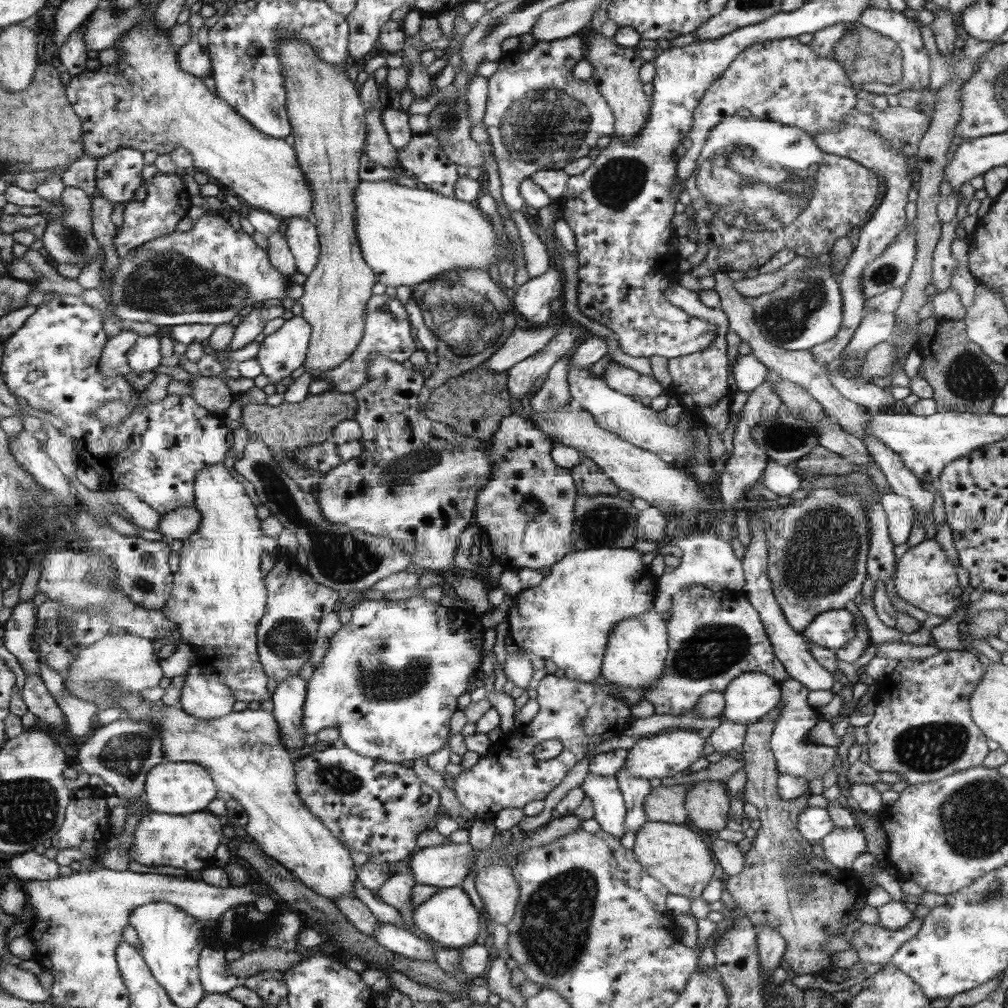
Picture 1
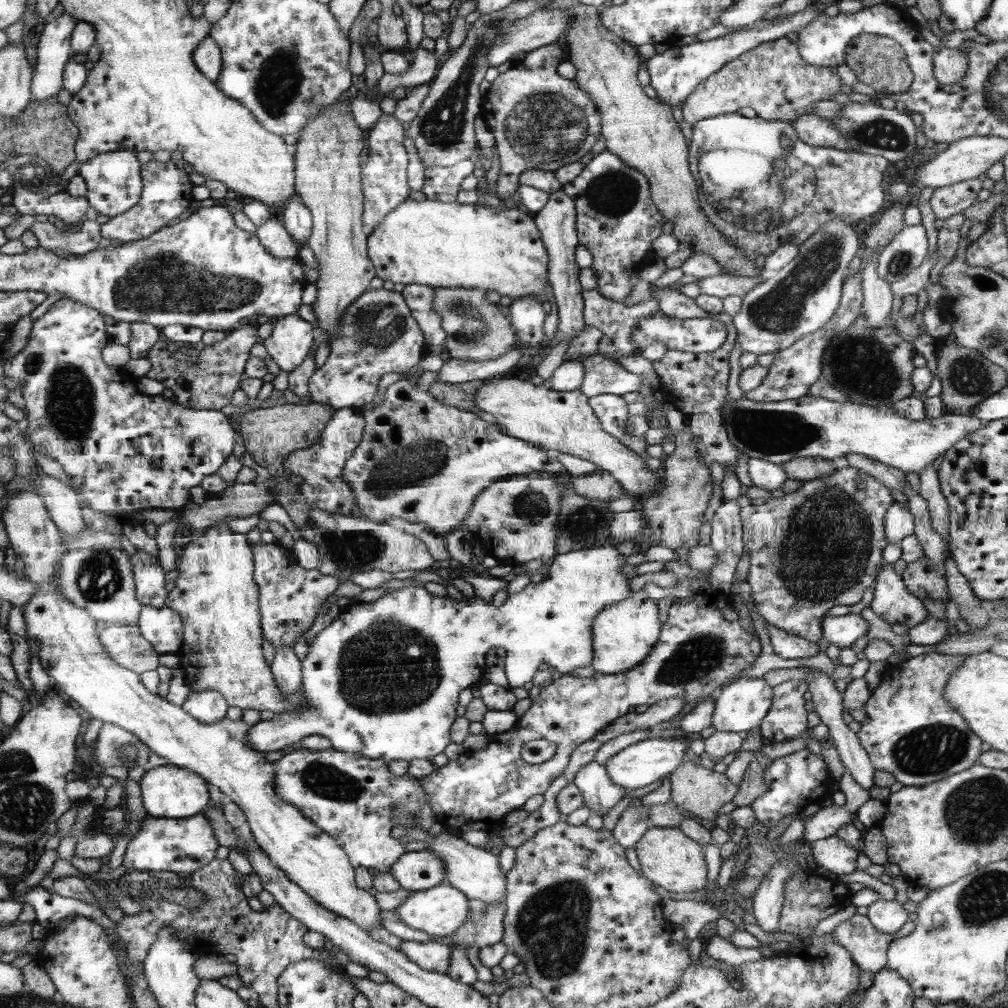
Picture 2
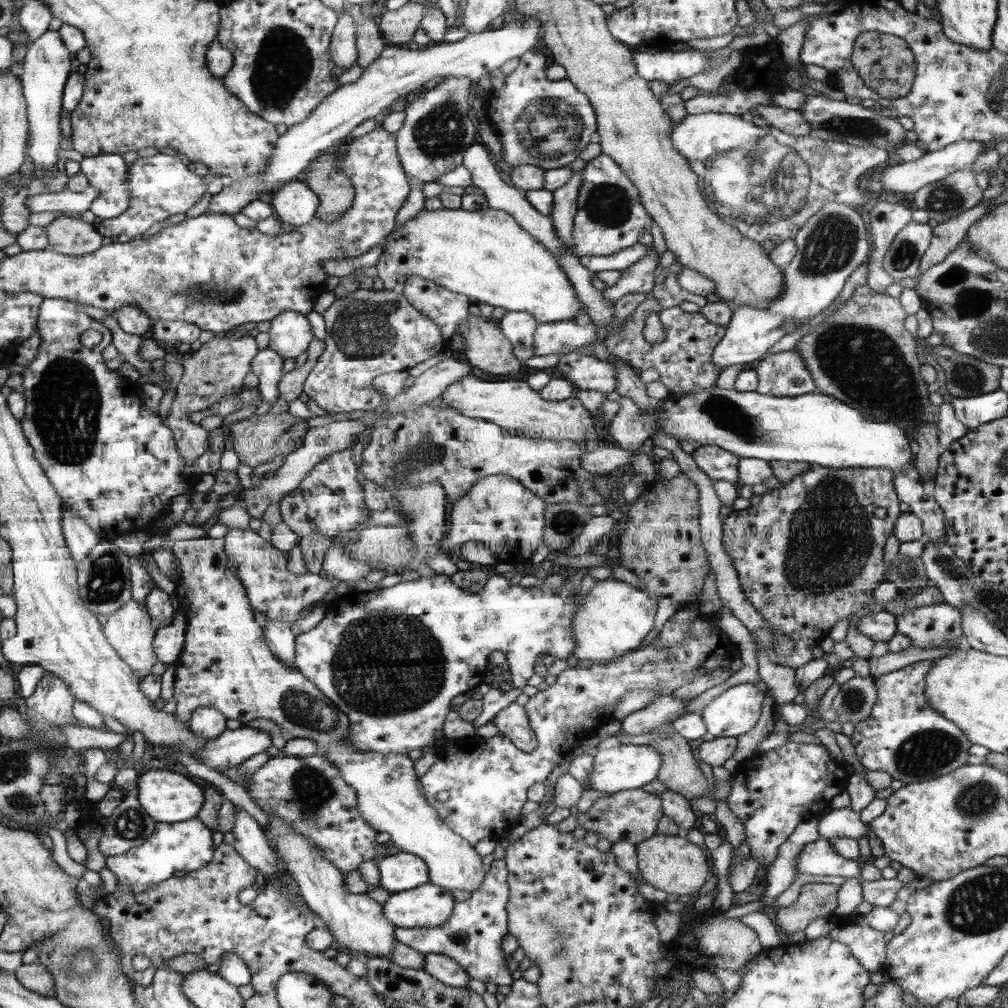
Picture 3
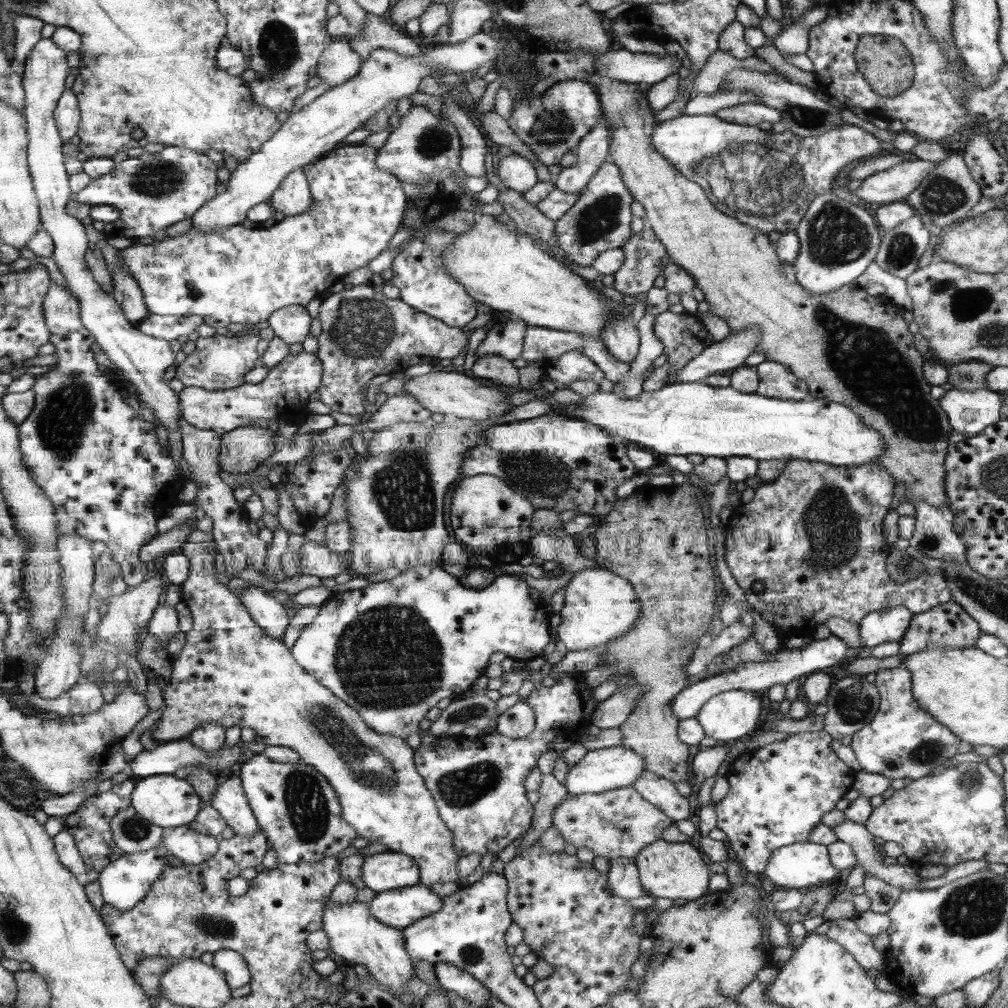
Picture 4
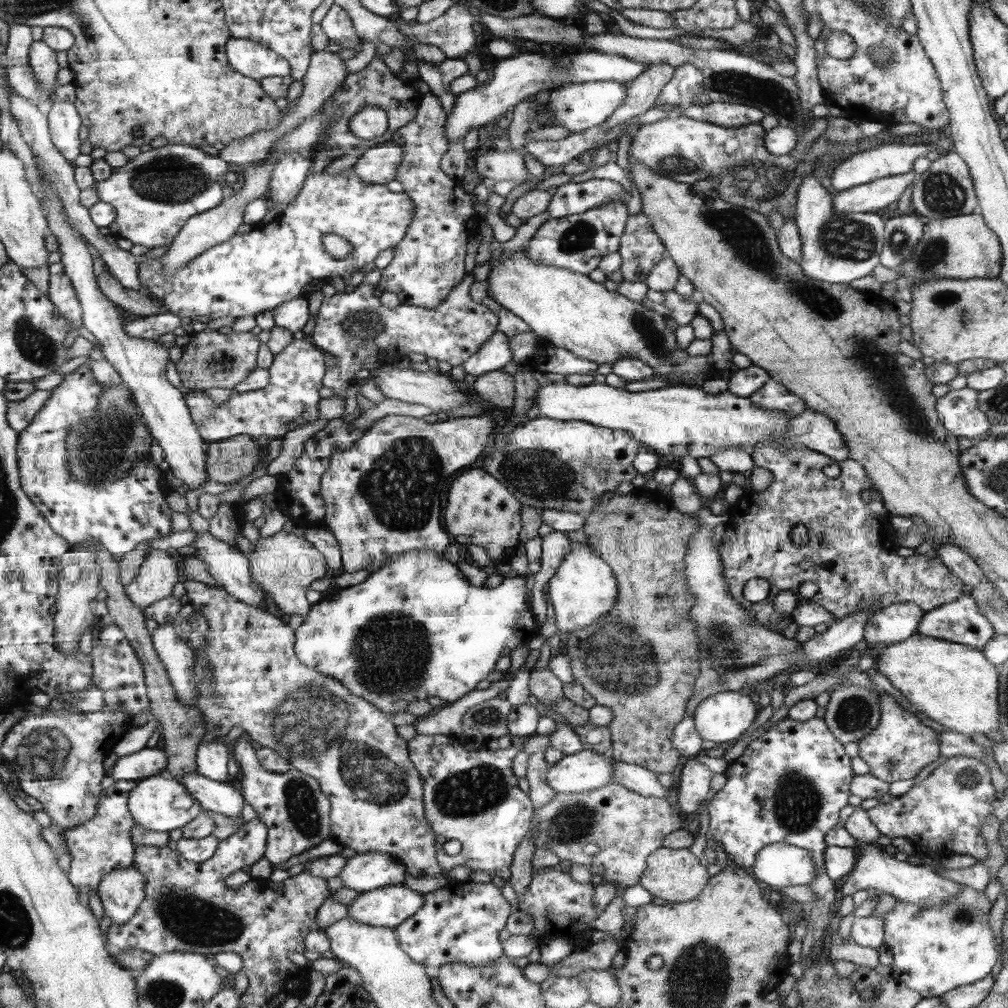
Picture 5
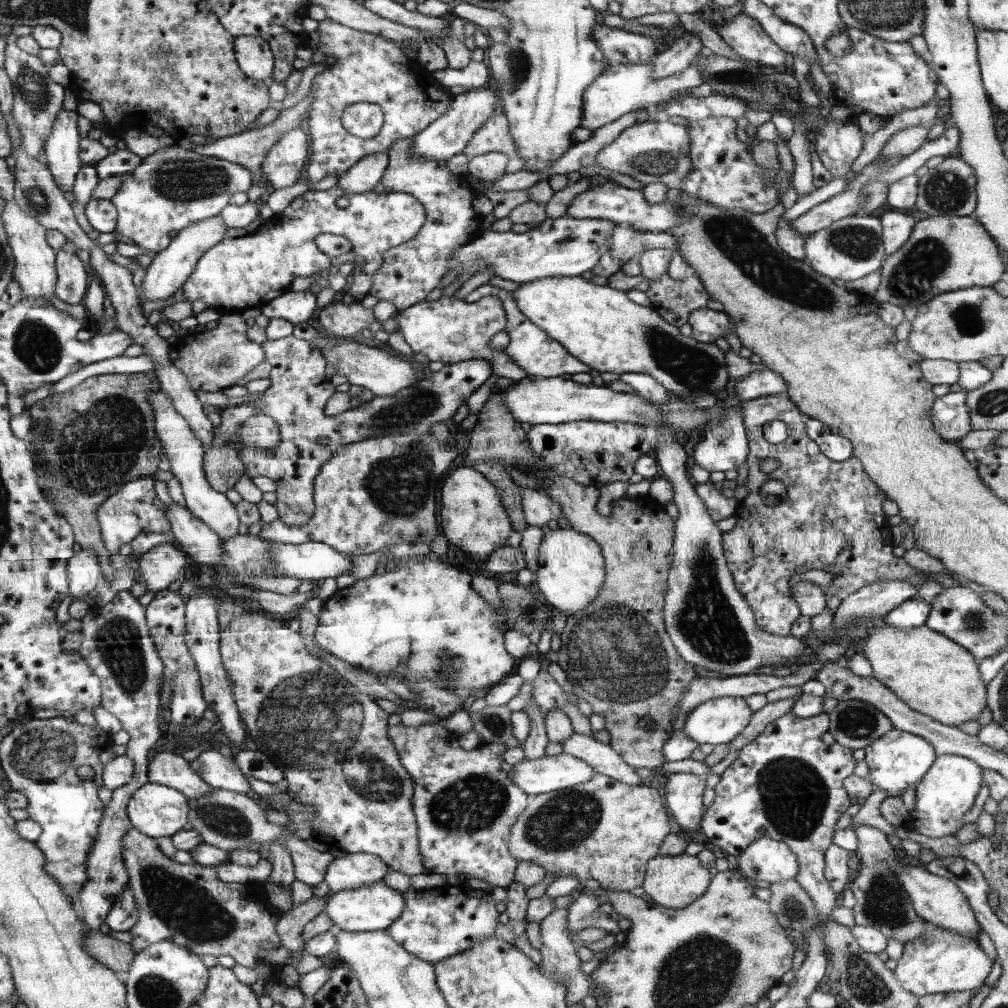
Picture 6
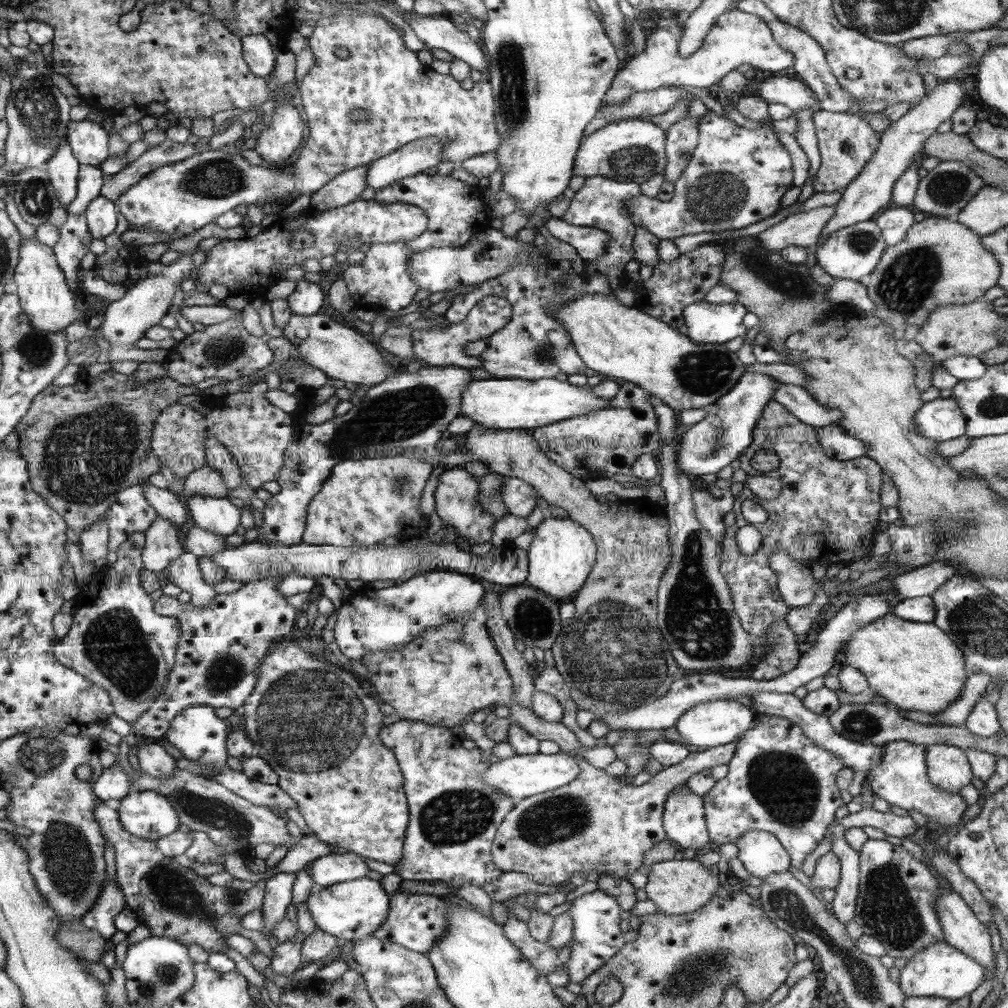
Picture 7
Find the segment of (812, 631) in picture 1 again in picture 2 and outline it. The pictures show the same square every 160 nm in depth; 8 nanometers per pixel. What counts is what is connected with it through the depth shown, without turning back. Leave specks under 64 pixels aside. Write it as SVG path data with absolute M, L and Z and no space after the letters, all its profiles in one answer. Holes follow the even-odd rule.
M847 613L843 616L825 616L821 627L824 640L827 640L828 644L844 648L851 647L858 638L864 636L871 623L867 616Z

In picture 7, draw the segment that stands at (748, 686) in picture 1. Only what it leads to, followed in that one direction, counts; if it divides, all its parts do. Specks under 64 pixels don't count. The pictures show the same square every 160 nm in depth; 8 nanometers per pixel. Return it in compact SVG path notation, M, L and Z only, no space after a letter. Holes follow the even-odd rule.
M734 699L704 702L689 708L678 720L675 726L679 741L684 744L694 744L706 748L717 747L734 742L740 738L755 722L756 712Z

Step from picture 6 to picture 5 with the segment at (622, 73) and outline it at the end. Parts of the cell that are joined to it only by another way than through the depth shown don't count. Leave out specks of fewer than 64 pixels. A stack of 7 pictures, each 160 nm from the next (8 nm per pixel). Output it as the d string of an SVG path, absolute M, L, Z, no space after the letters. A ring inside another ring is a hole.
M583 82L566 83L563 87L554 89L549 94L549 126L564 126L571 133L580 133L600 126L622 106L622 102L627 98L627 86L628 82Z

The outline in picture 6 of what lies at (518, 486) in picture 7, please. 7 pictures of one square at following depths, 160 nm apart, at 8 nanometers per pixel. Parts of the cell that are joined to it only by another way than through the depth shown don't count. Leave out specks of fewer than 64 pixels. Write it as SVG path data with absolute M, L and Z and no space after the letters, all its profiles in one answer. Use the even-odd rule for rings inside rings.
M524 489L521 491L521 501L529 526L546 526L550 520L563 516L562 507L546 492Z

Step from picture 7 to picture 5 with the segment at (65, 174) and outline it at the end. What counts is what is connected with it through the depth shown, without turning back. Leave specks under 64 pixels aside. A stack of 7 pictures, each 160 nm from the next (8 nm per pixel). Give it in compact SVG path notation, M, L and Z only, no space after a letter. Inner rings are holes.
M58 101L47 115L49 131L54 146L71 162L81 153L82 142L78 130L82 128L82 117L72 102Z

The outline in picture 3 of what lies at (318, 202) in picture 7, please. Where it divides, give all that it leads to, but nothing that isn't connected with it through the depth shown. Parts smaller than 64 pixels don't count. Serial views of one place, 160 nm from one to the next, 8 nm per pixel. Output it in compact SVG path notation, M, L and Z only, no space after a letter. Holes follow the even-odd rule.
M445 77L445 80L434 88L422 90L409 98L405 108L406 118L402 128L395 133L397 152L405 171L423 182L434 182L445 172L452 171L464 163L465 151L478 138L478 123L472 116L473 102L471 86L473 80L468 77Z

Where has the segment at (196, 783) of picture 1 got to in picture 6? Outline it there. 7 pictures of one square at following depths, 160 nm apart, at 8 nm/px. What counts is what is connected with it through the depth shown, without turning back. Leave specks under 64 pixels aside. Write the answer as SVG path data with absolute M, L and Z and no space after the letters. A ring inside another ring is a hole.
M149 781L130 798L126 805L126 814L133 828L158 840L161 836L174 836L188 824L190 812L188 800L190 799L179 790Z

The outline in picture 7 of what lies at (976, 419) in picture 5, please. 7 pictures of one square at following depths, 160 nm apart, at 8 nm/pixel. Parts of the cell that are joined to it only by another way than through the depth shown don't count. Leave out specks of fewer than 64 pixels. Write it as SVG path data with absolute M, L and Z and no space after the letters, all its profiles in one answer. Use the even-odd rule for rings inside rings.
M938 397L923 403L914 420L920 436L936 440L938 443L966 435L965 414L952 397Z

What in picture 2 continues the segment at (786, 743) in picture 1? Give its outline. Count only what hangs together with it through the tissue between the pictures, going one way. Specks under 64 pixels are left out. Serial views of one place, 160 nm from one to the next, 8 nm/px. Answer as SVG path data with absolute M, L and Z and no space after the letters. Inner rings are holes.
M788 680L773 688L772 706L759 726L766 742L784 742L800 736L810 728L807 717L809 712L806 710L806 699L804 699L806 690L807 683L801 680Z

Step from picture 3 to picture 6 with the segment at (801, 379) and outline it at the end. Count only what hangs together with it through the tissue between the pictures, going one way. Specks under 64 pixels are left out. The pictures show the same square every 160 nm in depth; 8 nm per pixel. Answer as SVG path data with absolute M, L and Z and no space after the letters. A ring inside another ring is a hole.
M768 395L741 404L743 412L742 420L746 435L748 436L749 454L748 478L745 485L749 488L746 498L739 501L735 516L737 523L731 531L724 533L724 551L733 572L737 590L748 601L756 617L758 626L764 632L788 636L792 623L801 616L801 610L795 598L791 595L789 581L794 574L806 572L807 570L824 570L834 575L830 586L826 586L823 594L828 599L843 599L854 592L878 582L890 582L894 580L912 583L918 587L914 599L919 598L926 604L932 604L933 600L944 591L940 582L934 582L926 578L920 569L916 569L906 563L902 557L892 553L893 540L891 527L883 513L883 502L885 494L878 485L870 480L866 474L863 464L856 457L850 457L844 462L830 460L830 457L822 454L818 444L815 444L807 436L805 421L807 416L786 395ZM772 420L782 420L788 426L788 437L781 444L770 444L764 438L765 424ZM775 458L778 468L770 473L764 473L760 469L762 460ZM769 480L780 480L786 486L787 500L779 505L768 506L760 497L760 488Z

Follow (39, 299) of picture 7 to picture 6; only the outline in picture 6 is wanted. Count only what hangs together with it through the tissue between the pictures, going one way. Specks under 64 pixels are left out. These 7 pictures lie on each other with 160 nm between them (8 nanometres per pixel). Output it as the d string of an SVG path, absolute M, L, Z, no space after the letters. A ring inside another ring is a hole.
M15 199L6 201L4 212L5 233L9 236L9 245L13 249L13 257L16 266L13 268L13 278L16 279L23 292L30 298L50 299L56 296L55 288L57 284L57 251L48 243L48 229L42 223L38 223L36 217L25 213L25 210Z

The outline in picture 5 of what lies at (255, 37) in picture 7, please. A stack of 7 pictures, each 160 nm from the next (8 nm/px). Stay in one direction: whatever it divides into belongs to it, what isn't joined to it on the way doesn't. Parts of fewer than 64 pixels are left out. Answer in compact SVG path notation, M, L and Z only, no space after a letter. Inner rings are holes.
M245 38L229 39L228 59L238 72L259 81L269 76L288 76L291 71L289 62L277 52Z

